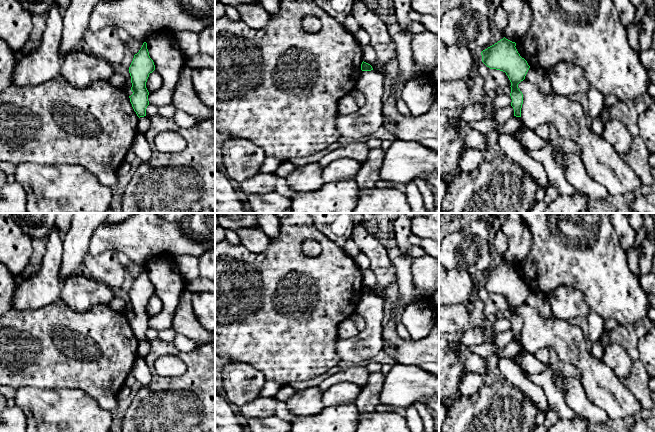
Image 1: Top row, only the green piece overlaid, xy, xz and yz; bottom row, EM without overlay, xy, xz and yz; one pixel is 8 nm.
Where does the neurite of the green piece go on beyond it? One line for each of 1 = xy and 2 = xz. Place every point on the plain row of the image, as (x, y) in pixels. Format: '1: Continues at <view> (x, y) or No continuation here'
1: No continuation here
2: No continuation here

